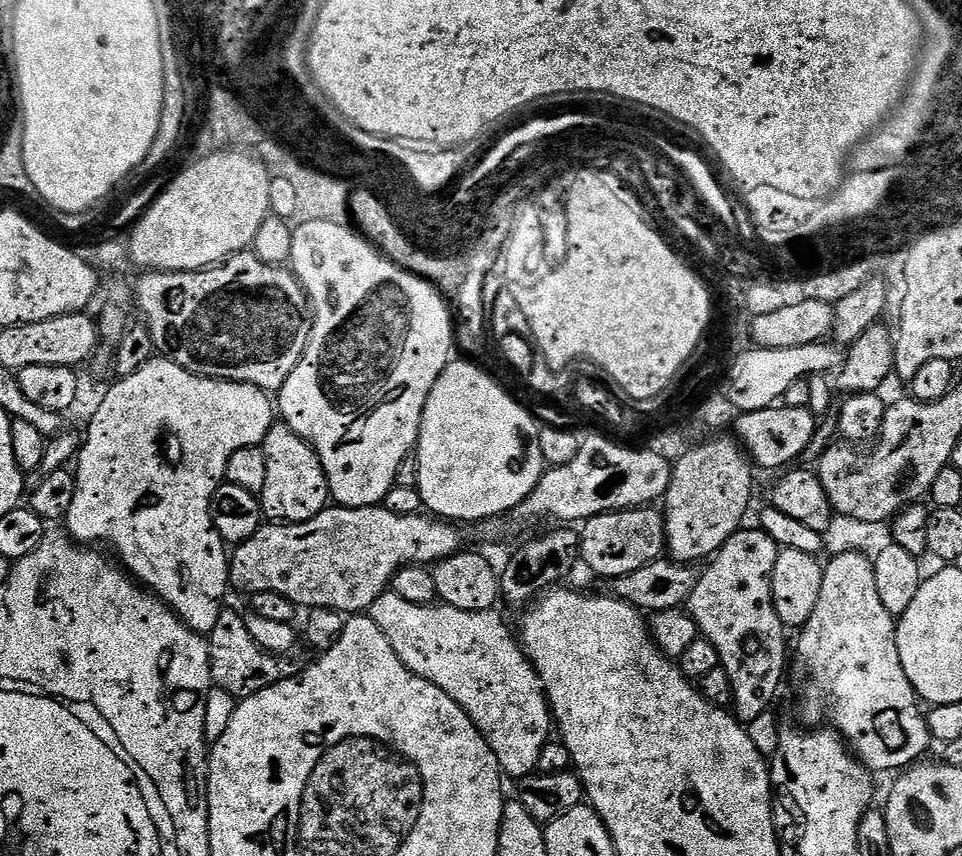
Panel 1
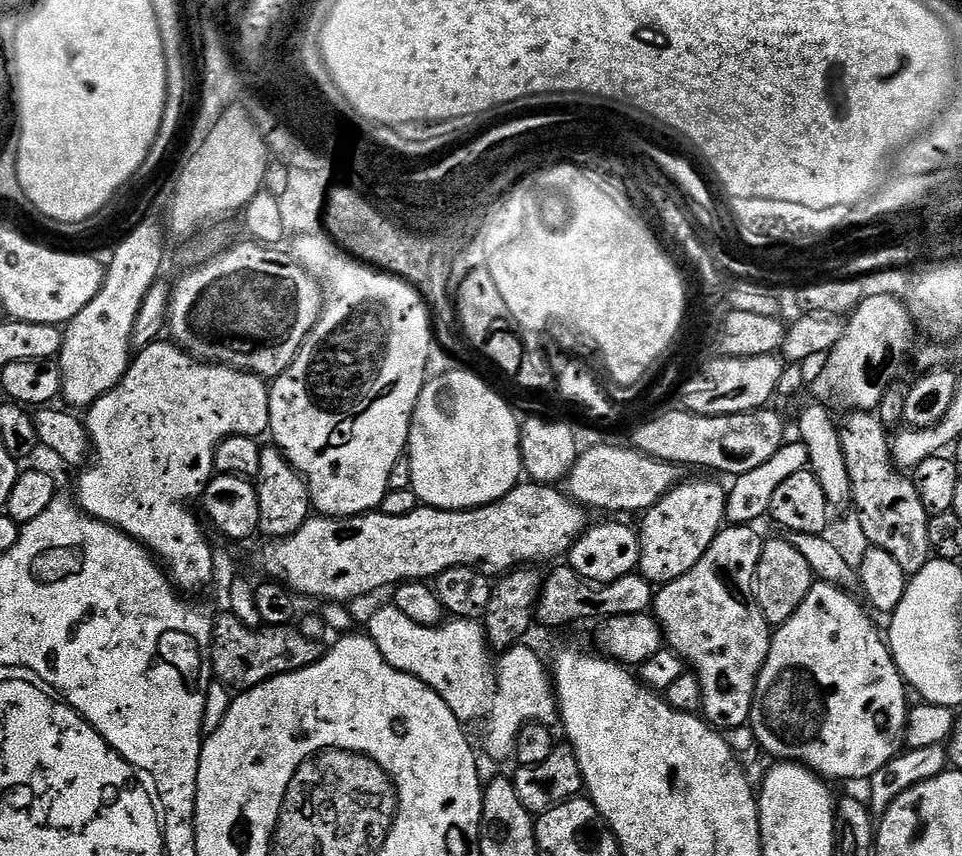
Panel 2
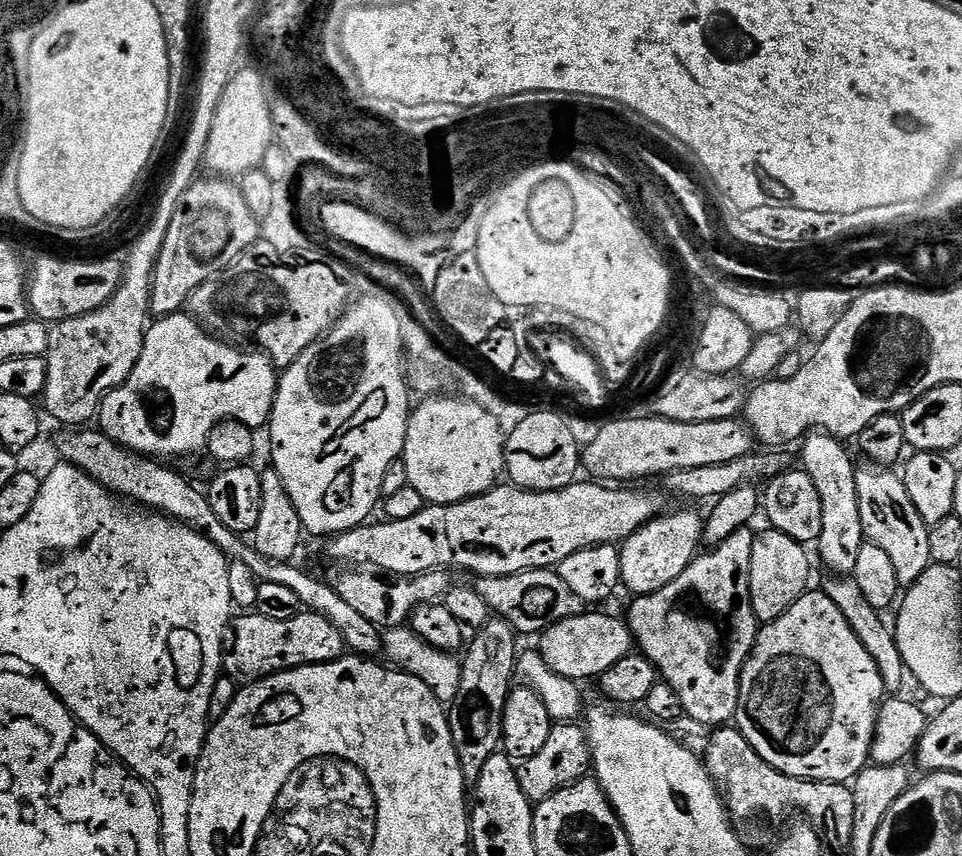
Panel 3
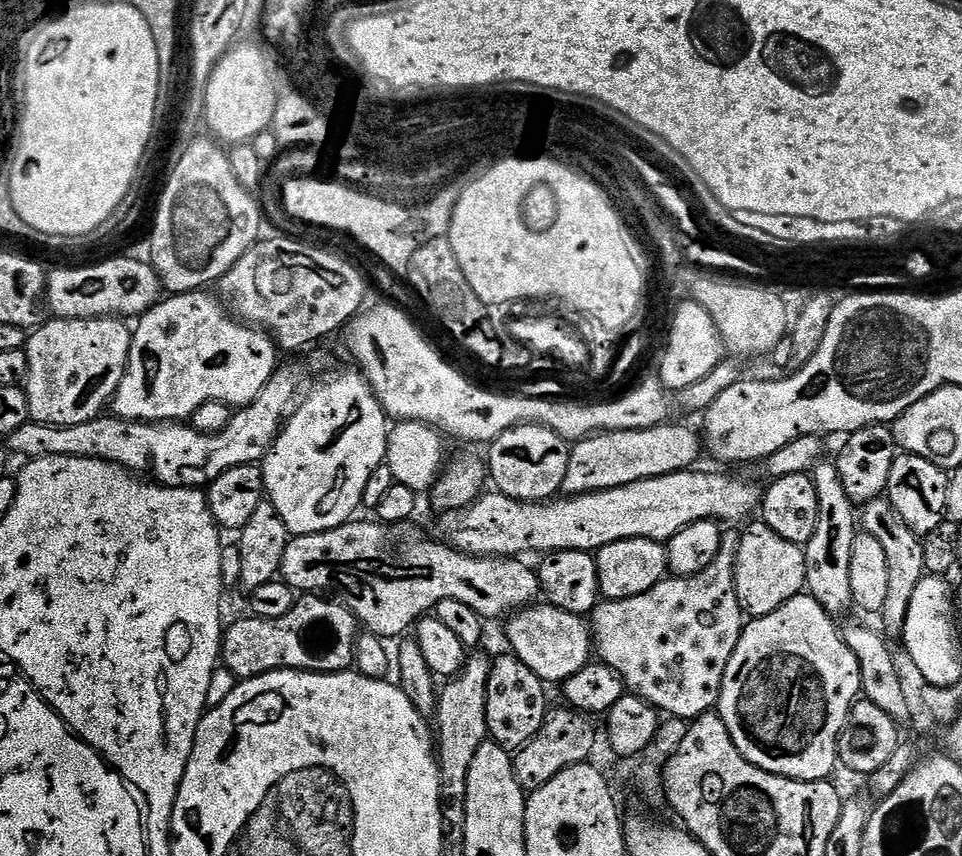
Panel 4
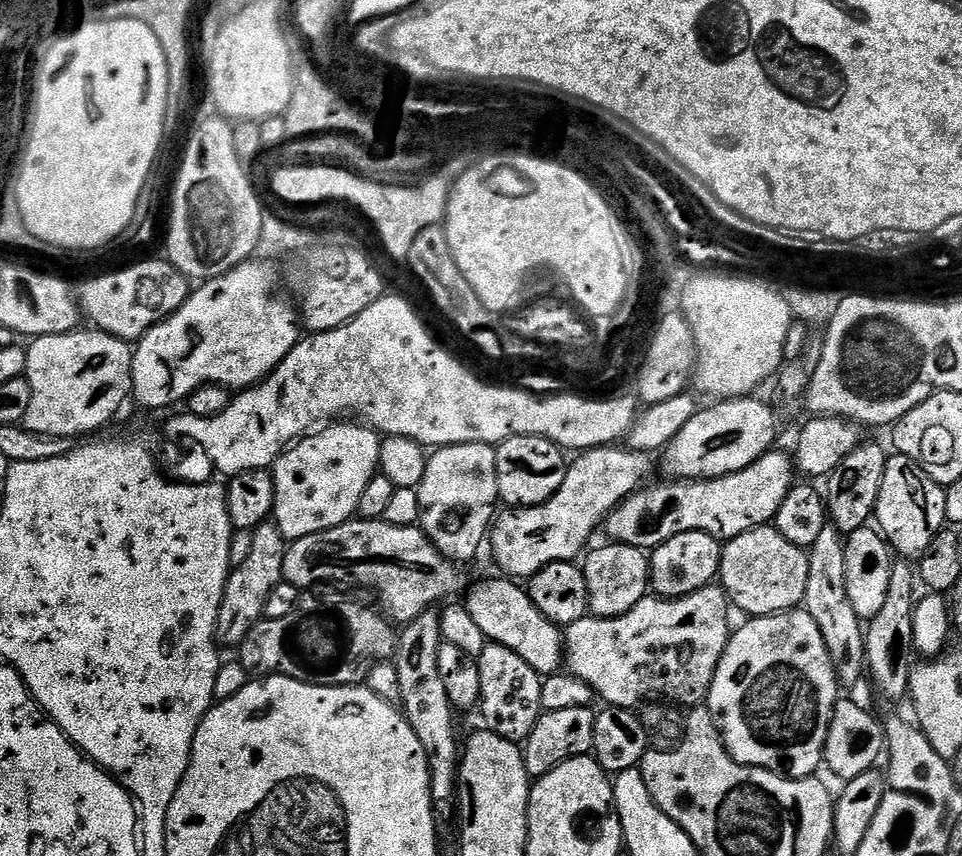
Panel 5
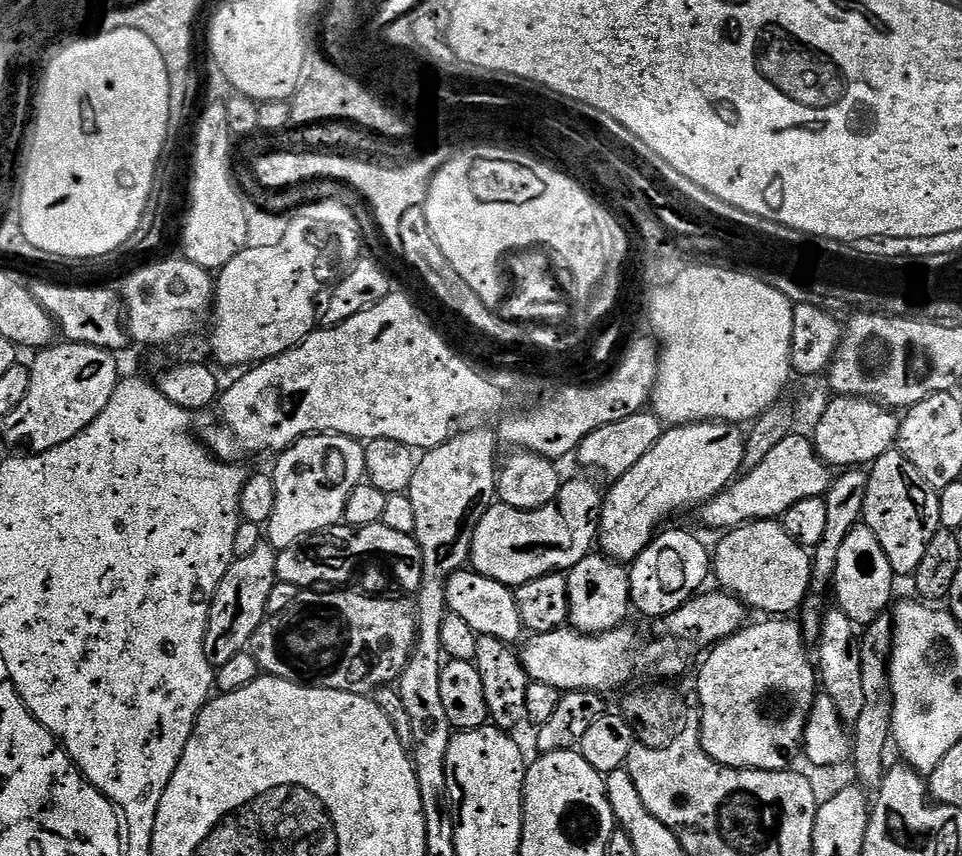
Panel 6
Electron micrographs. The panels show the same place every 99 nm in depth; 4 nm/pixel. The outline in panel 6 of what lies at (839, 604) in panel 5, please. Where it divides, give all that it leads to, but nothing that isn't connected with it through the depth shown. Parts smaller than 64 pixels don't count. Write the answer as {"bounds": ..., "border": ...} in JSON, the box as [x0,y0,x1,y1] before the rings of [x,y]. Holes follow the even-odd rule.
{"bounds":[818,606,866,722],"border":[[[838,606],[825,611],[820,621],[820,660],[818,656],[818,680],[823,695],[834,702],[841,720],[854,722],[862,714],[866,694],[862,690],[862,662],[860,661],[860,640],[858,626]]]}

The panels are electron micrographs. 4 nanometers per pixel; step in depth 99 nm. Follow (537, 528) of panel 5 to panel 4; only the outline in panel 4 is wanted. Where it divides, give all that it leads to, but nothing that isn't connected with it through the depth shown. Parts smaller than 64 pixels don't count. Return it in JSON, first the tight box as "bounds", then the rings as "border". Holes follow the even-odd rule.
{"bounds":[563,422,702,494],"border":[[[669,422],[650,430],[637,432],[605,432],[590,436],[571,445],[572,457],[564,479],[563,491],[568,494],[605,492],[630,482],[642,482],[646,478],[658,478],[662,474],[687,472],[702,456],[702,440],[688,428]]]}

